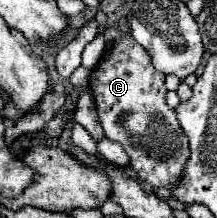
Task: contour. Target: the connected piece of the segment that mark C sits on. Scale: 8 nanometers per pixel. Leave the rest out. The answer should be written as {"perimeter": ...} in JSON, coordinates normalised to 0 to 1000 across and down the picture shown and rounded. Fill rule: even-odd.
{"perimeter":[[[576,87],[539,115],[585,142],[585,170],[530,188],[456,307],[429,317],[419,417],[438,436],[484,628],[558,656],[604,720],[604,766],[631,803],[724,867],[834,803],[871,720],[871,656],[816,564],[806,509],[760,472],[760,344],[705,307],[677,234],[594,161]]]}

